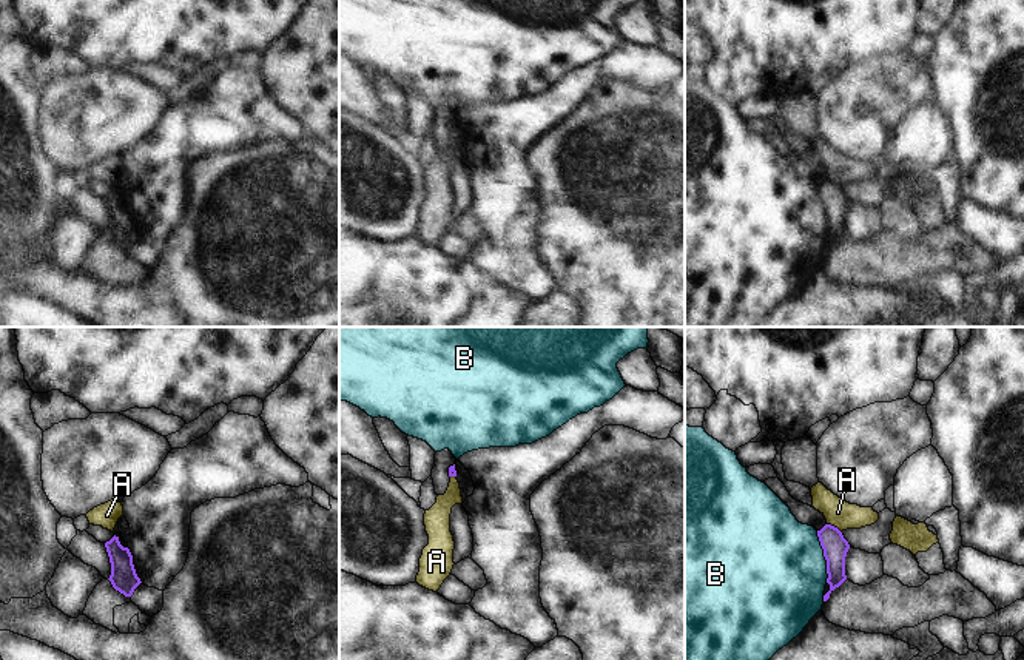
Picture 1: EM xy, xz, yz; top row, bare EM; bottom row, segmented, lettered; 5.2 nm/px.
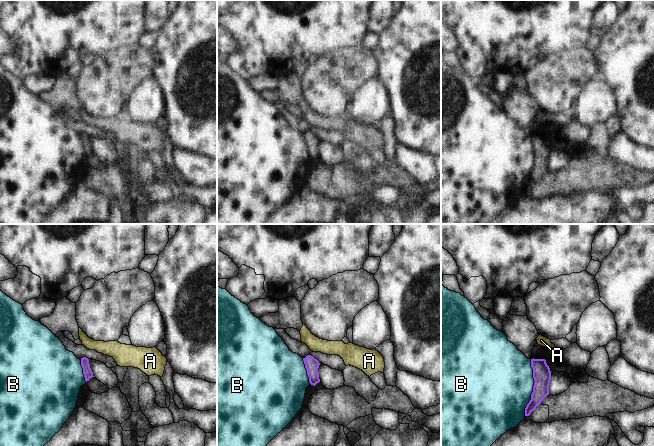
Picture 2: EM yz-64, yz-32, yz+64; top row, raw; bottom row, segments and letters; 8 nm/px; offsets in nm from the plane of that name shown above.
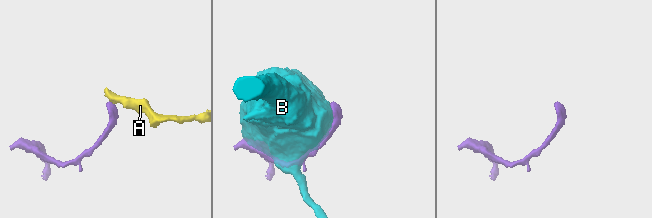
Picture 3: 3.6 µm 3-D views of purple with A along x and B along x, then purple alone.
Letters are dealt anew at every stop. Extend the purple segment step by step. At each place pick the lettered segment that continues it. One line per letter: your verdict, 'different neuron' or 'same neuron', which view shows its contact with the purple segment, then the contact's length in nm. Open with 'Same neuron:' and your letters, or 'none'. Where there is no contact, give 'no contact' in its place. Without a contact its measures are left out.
Same neuron: none
A: different neuron; contact in yz; length 90 nm
B: different neuron; contact in yz; length 280 nm

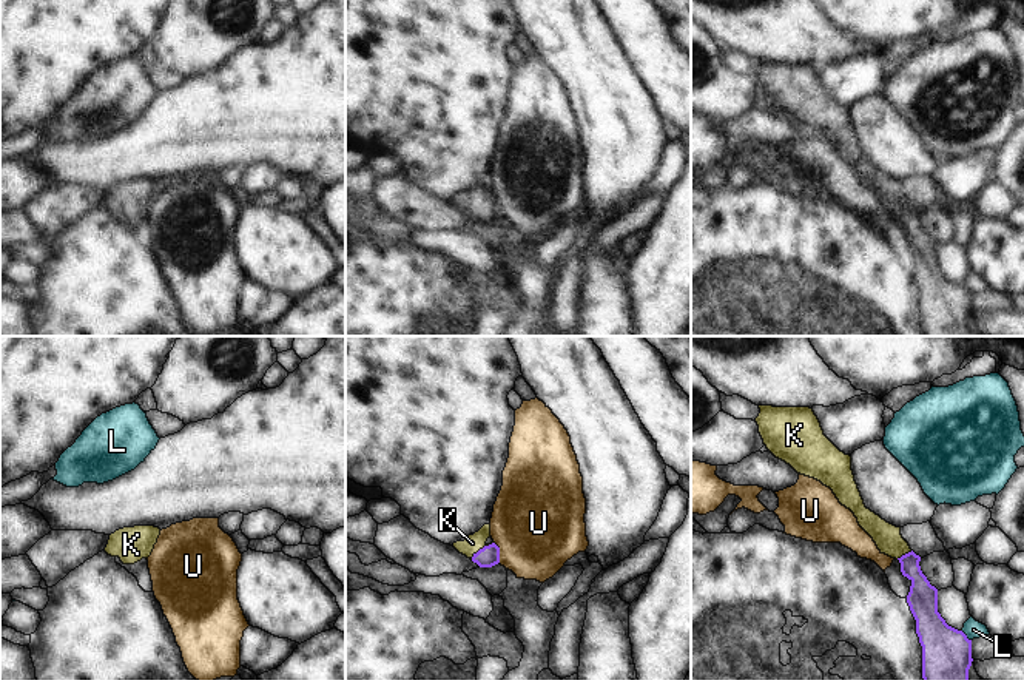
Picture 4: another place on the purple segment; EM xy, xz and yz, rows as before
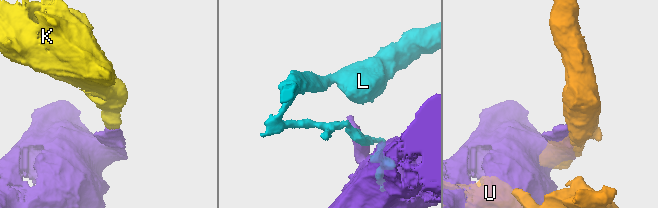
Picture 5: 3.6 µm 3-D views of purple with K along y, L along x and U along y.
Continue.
Same neuron: K
K: same neuron; contact in xz; length 130 nm
L: different neuron; contact in yz; length 80 nm
U: different neuron; contact in xz; length 120 nm

